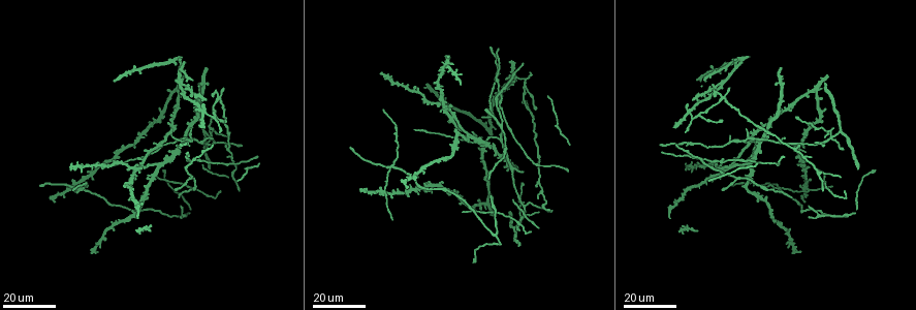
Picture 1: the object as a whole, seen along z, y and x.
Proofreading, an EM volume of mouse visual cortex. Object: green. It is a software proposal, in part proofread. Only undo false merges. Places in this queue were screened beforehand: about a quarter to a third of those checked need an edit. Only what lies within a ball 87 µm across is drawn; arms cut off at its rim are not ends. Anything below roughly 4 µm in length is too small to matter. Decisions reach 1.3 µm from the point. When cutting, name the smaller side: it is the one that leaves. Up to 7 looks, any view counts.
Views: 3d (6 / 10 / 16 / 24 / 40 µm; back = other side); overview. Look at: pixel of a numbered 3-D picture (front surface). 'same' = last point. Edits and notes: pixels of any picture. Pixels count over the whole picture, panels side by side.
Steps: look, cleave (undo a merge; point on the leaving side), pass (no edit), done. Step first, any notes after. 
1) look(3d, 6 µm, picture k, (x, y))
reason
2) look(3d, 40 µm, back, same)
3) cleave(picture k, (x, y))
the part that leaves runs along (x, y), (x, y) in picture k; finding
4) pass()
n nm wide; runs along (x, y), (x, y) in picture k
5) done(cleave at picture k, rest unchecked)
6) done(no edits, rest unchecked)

look(3d, 16 µm, picture 1, (173, 142))
branch point

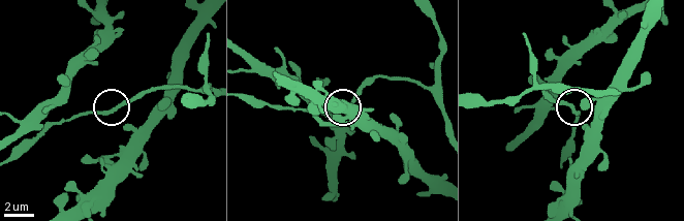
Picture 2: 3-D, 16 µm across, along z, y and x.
look(3d, 10 µm, picture 2, (110, 113))

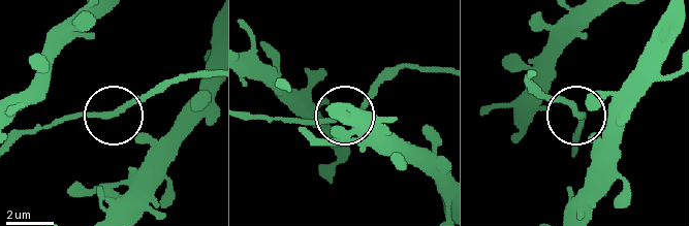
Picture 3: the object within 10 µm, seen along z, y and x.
pass()
190 nm wide; one neuron here

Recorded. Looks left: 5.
look(3d, 24 µm, picture 1, (79, 189))
four or more arms meet

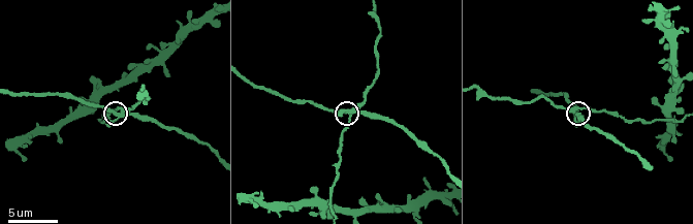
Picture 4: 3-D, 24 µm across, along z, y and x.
look(3d, 6 µm, picture 4, (354, 110))
zoom in

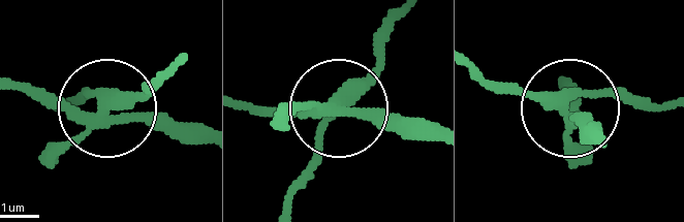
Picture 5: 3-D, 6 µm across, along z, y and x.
cleave(picture 5, (378, 69))
the part that leaves runs along (559, 110), (474, 71) in picture 5; a second neuron is stuck on

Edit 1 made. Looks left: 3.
look(overview)

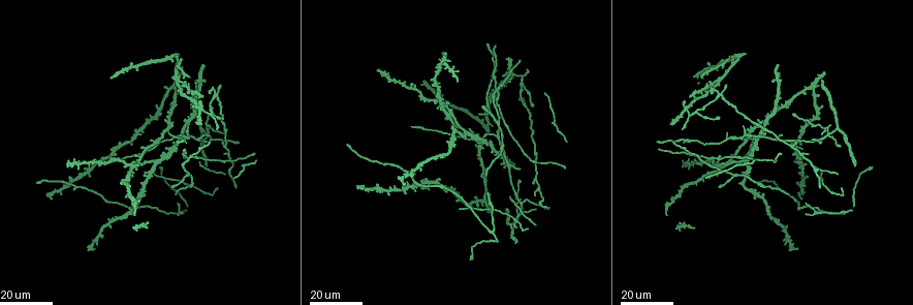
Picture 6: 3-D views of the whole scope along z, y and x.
look(3d, 16 µm, picture 6, (737, 174))
a fork

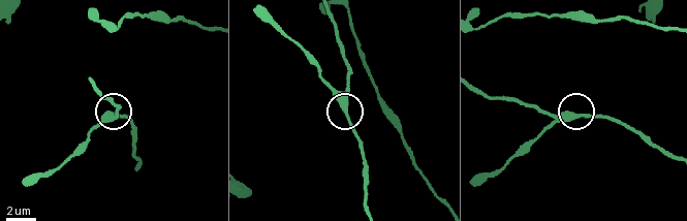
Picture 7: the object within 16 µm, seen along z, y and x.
look(3d, 10 µm, picture 7, (339, 100))
zoom in

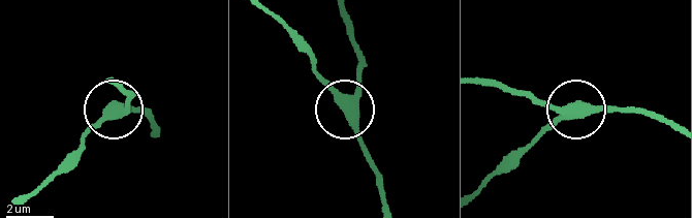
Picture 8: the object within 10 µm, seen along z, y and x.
pass()
side arm 10 µm; 3 arms; all the same neuron

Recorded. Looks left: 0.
done(cleave at picture 5, rest unchecked)

